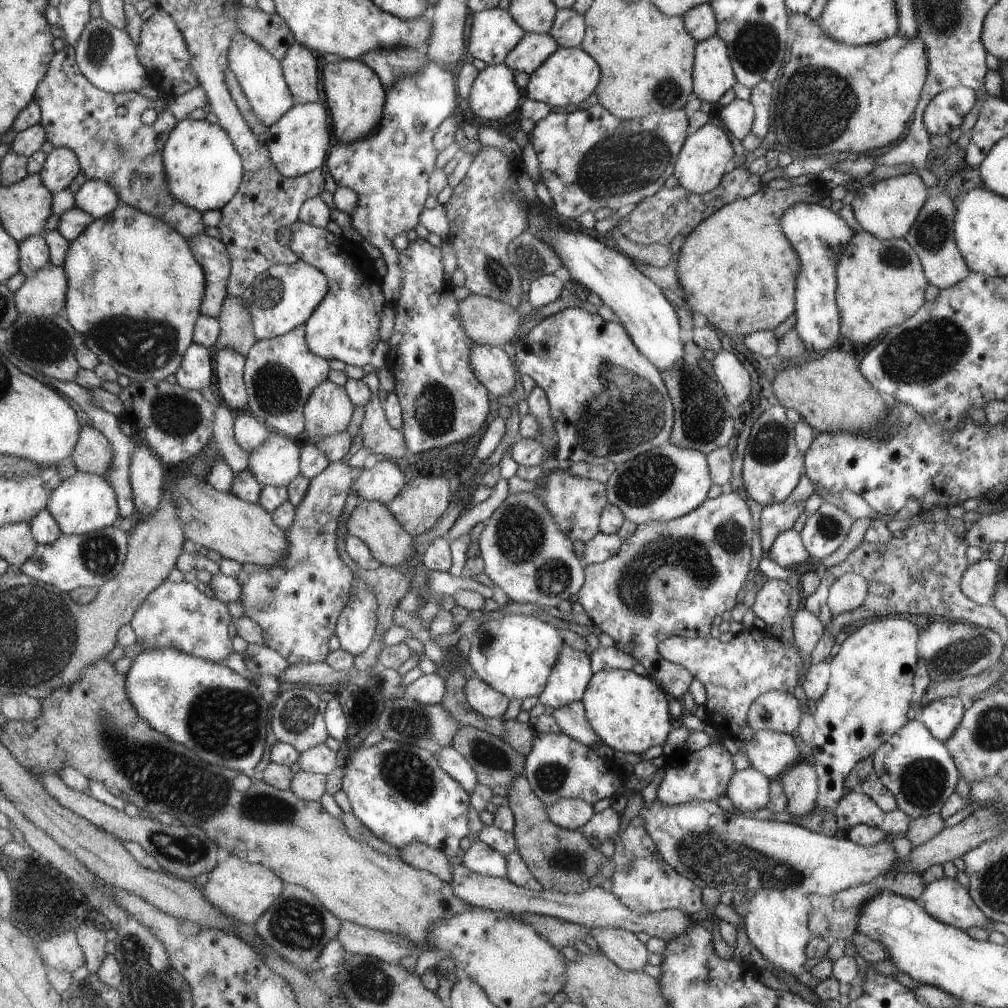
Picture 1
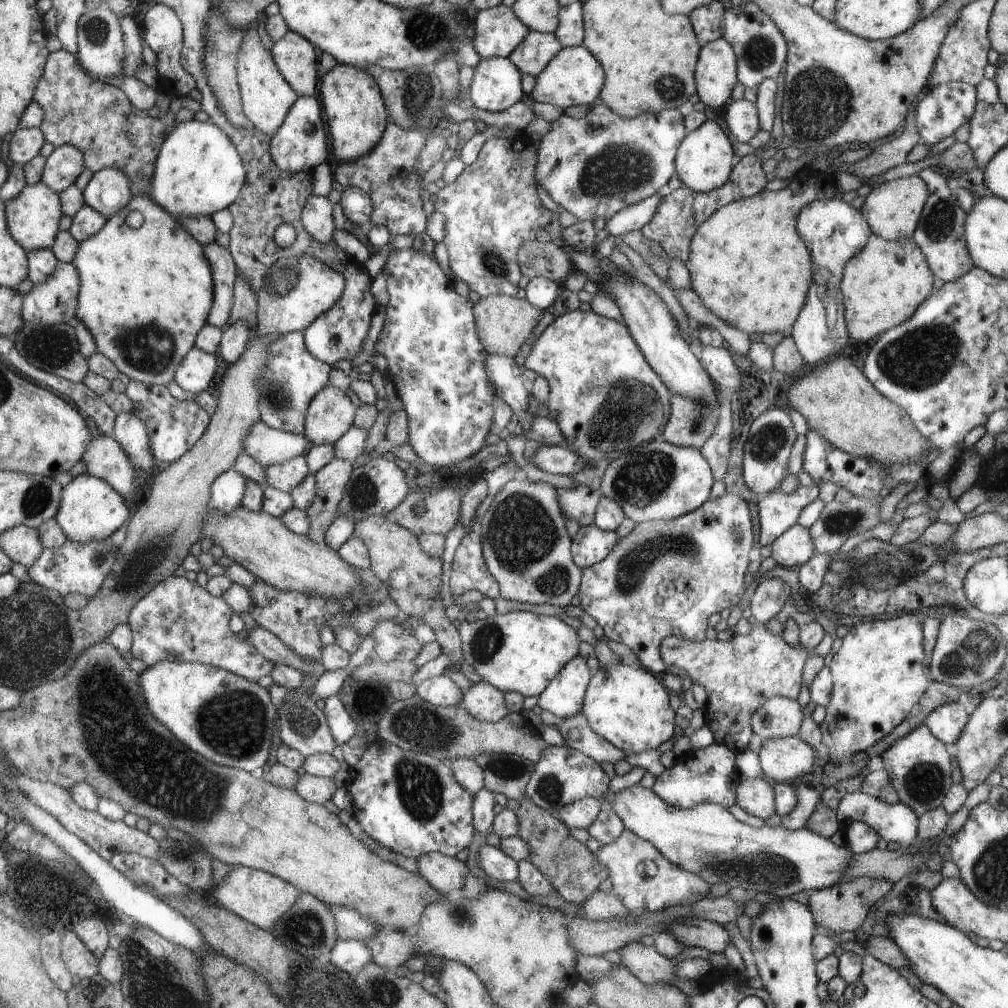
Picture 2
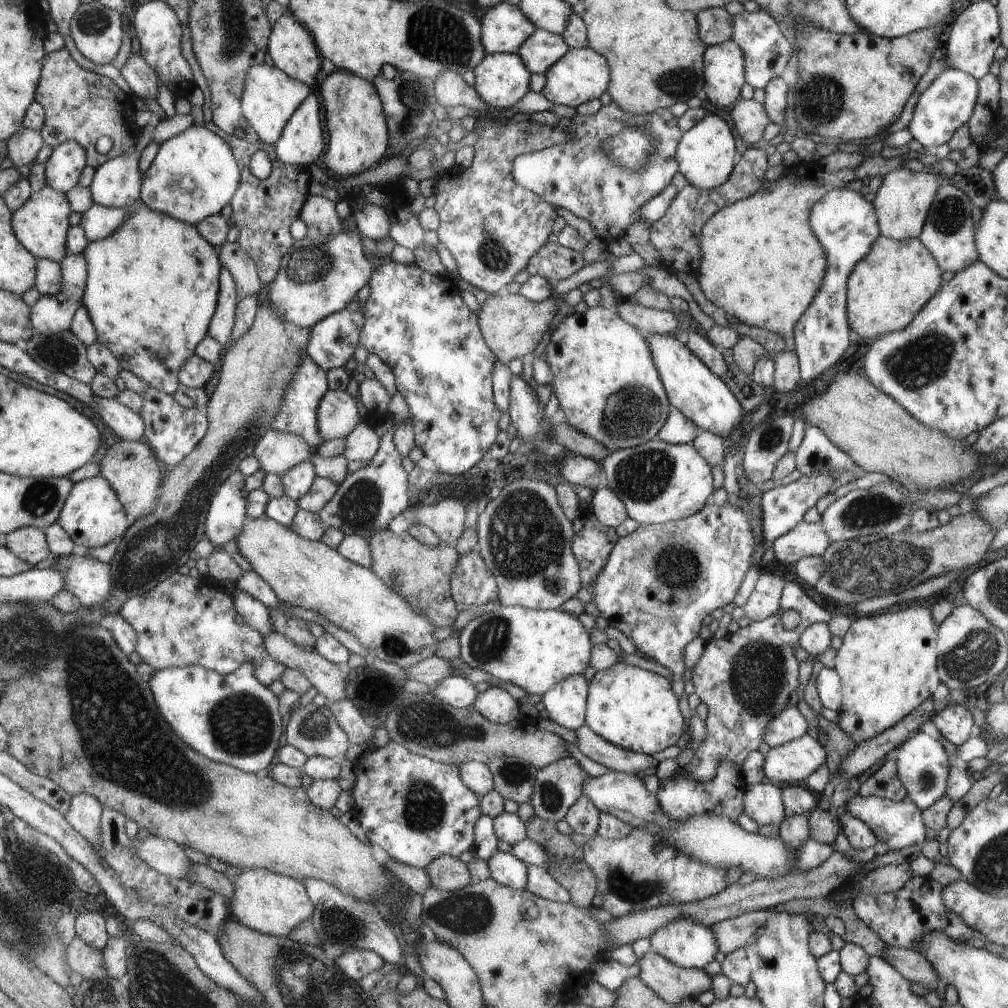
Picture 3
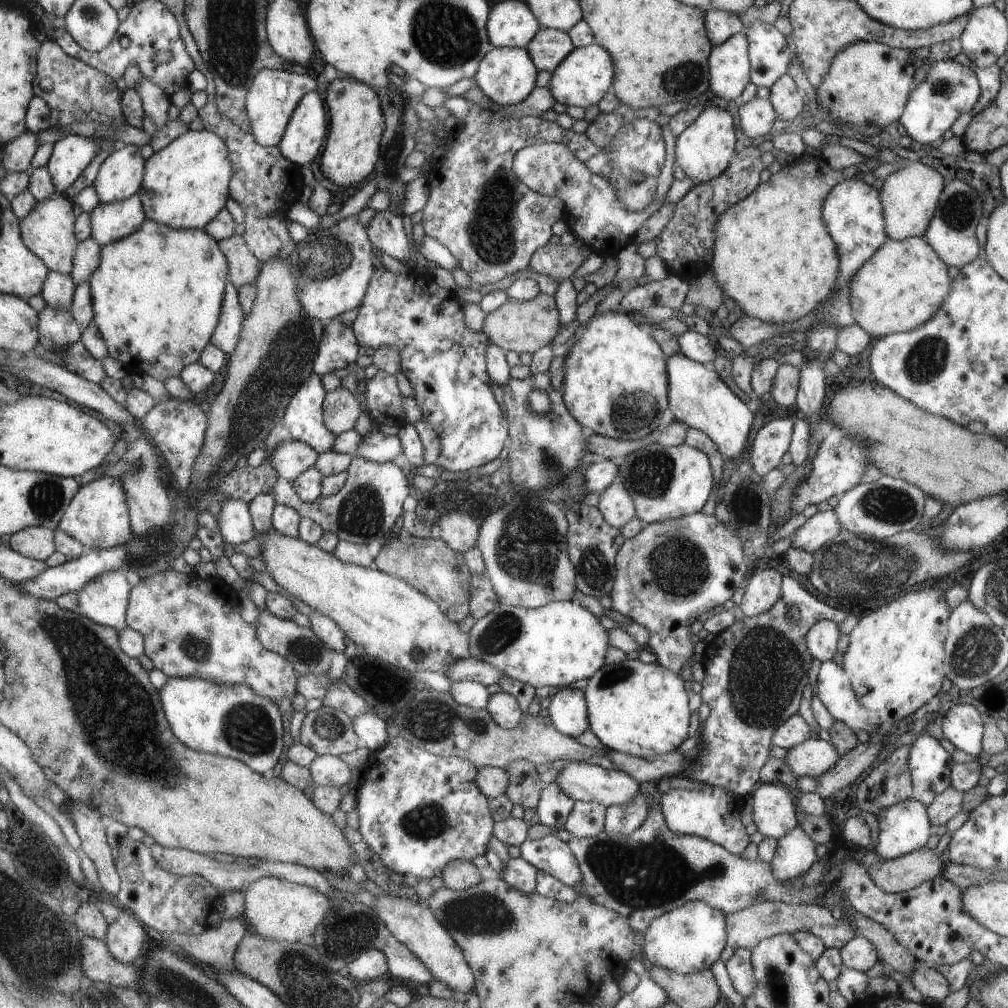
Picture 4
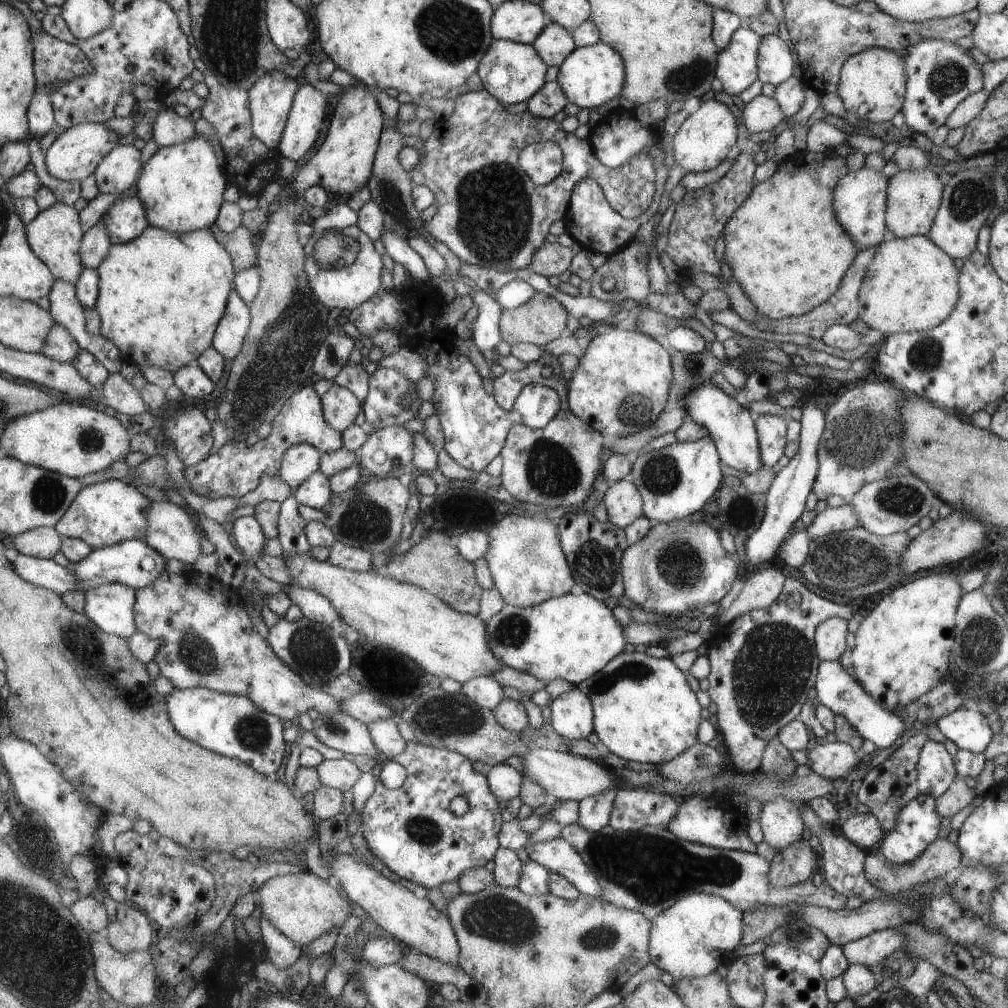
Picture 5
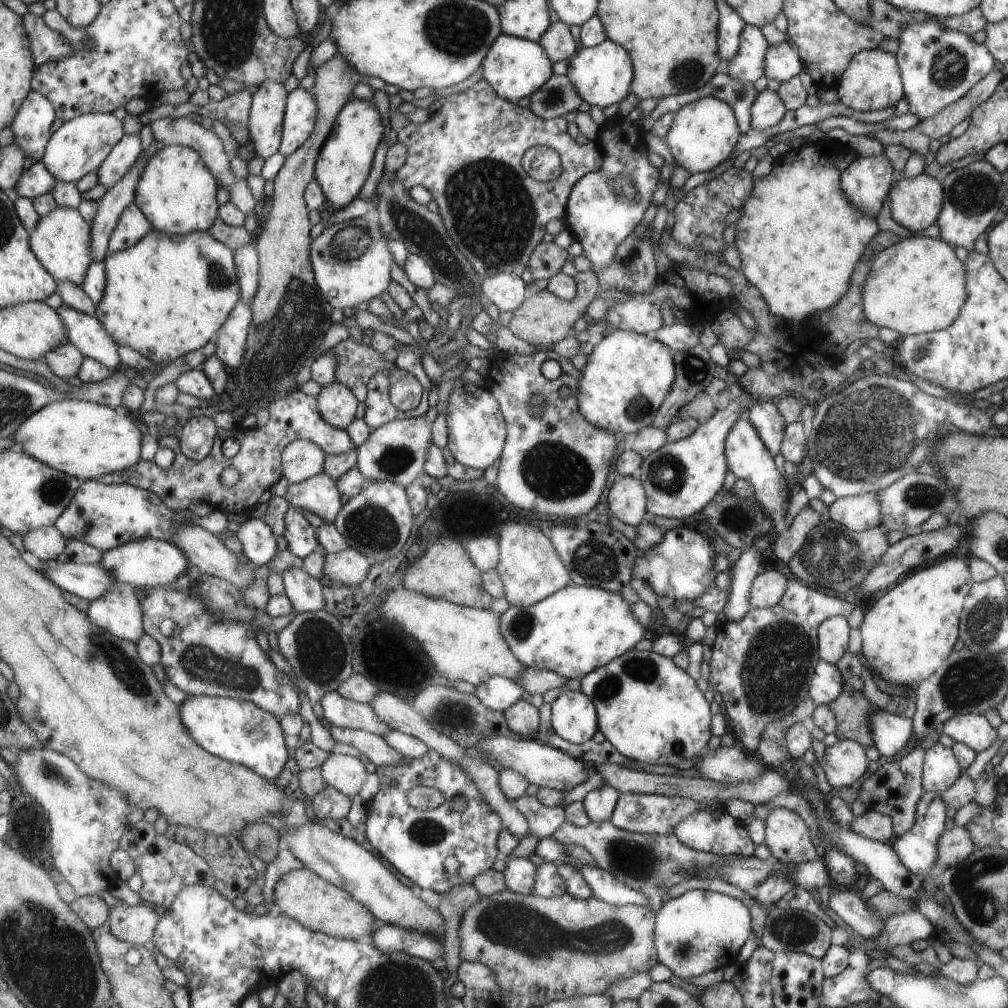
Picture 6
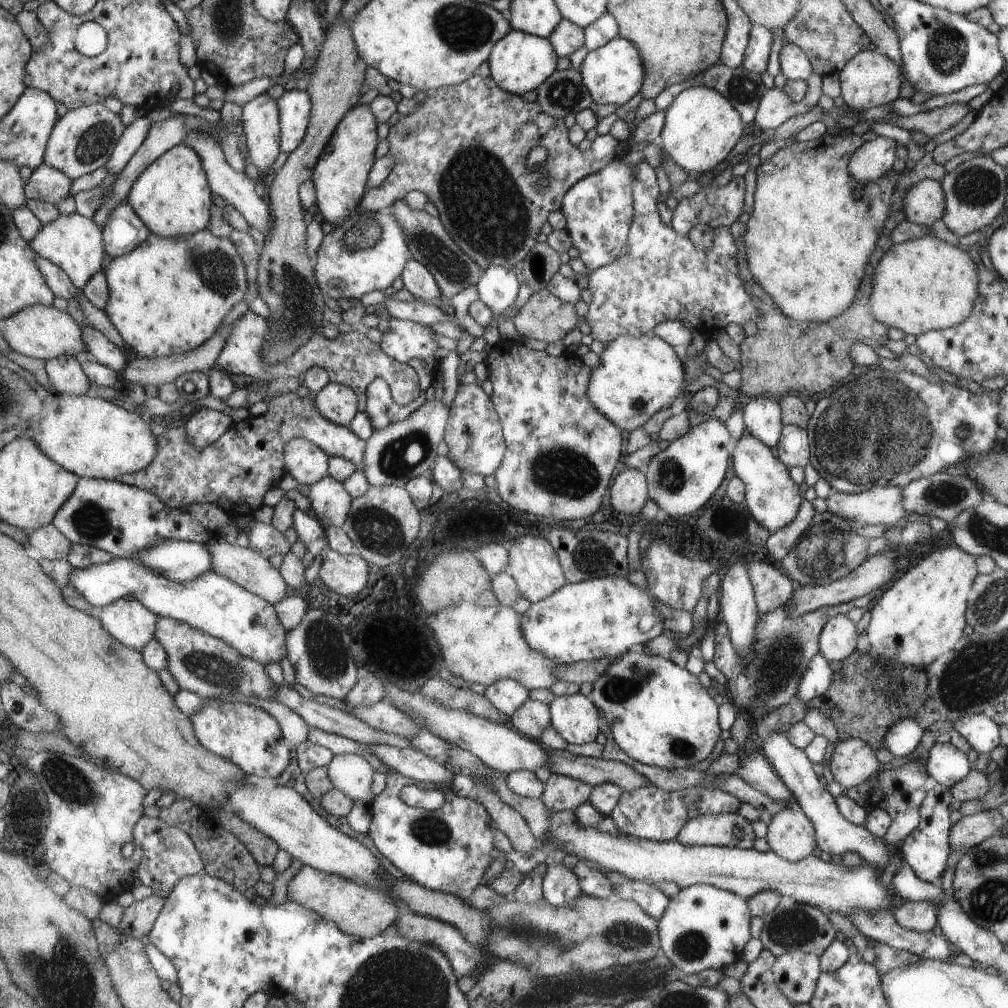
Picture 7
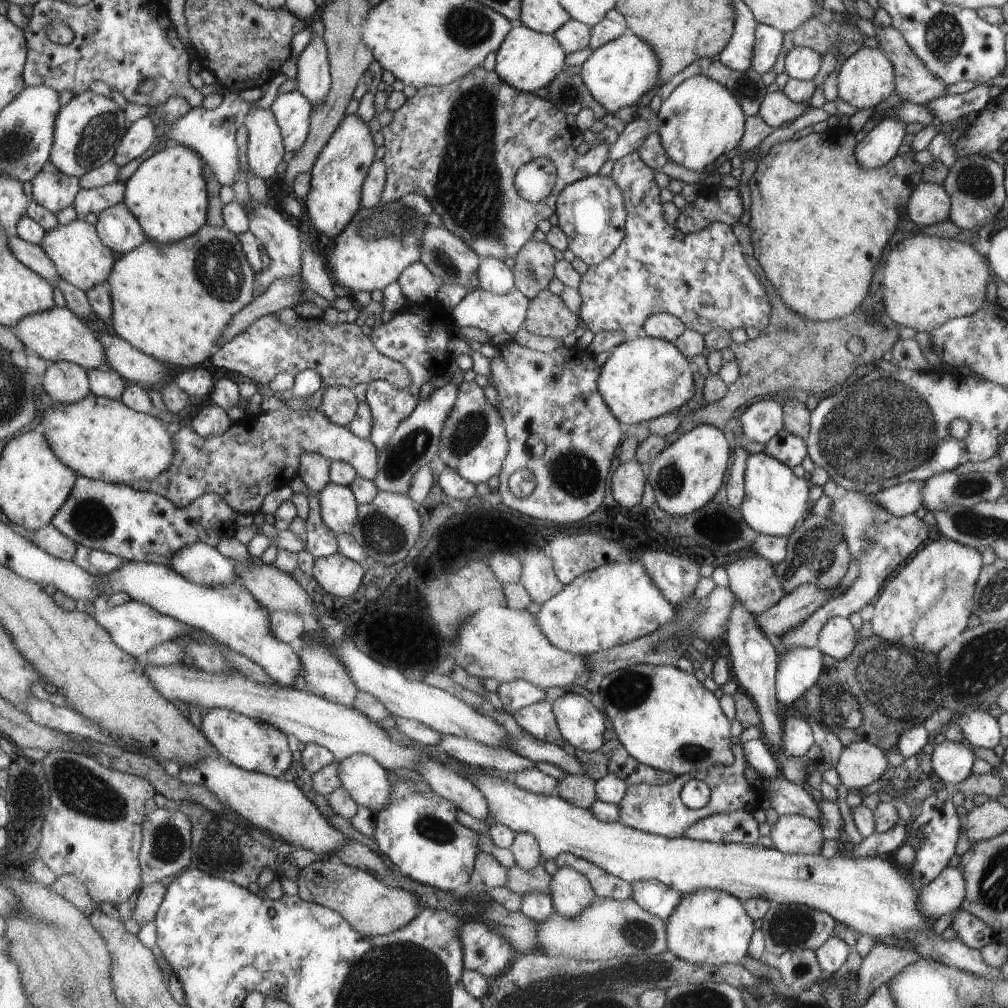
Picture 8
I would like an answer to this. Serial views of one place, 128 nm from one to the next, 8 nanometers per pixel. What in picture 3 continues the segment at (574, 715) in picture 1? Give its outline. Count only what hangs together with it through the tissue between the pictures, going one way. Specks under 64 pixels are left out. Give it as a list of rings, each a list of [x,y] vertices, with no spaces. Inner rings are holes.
[[[586,724],[578,728],[578,730],[574,730],[574,732],[580,752],[596,763],[610,768],[611,771],[636,775],[640,774],[642,770],[657,768],[659,764],[652,758],[652,755],[637,753],[610,744]]]

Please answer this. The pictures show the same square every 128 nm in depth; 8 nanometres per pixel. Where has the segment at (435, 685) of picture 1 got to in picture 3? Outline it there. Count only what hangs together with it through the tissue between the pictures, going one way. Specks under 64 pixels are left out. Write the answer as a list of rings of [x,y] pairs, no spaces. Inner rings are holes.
[[[459,675],[446,676],[436,684],[436,688],[429,691],[438,700],[450,704],[454,708],[466,708],[474,704],[474,698],[478,696],[475,684]]]

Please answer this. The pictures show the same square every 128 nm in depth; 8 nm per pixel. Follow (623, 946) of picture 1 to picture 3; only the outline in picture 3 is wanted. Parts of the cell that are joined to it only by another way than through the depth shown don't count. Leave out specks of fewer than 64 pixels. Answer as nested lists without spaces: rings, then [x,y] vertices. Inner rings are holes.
[[[651,950],[642,958],[636,958],[634,964],[639,978],[670,1004],[694,999],[712,989],[712,976],[704,969],[682,968]]]

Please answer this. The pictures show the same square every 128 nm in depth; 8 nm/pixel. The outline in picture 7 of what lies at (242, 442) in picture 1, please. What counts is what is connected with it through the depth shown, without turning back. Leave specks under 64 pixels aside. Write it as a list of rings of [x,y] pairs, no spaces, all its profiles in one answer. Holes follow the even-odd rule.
[[[295,439],[286,448],[286,469],[300,485],[314,485],[329,472],[331,460],[318,446],[305,440]]]

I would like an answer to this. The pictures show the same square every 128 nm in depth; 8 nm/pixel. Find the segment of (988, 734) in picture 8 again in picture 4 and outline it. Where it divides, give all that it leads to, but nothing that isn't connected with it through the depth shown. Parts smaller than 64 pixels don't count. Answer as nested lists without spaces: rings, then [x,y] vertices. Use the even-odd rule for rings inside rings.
[[[957,704],[943,713],[942,730],[958,750],[979,756],[982,752],[984,716],[974,706]]]

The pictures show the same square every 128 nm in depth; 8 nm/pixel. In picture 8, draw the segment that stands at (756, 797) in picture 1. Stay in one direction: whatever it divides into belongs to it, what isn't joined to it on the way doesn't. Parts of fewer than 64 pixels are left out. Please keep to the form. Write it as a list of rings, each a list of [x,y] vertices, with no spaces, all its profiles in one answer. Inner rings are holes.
[[[785,815],[772,826],[774,849],[786,854],[820,854],[825,836],[820,822],[799,815]]]

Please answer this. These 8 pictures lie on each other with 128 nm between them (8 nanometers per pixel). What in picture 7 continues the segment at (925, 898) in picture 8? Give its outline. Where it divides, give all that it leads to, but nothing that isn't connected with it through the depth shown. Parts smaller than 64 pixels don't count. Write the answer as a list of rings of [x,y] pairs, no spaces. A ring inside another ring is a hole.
[[[907,900],[900,908],[894,909],[893,914],[896,924],[907,930],[932,931],[939,920],[939,907],[928,900]]]

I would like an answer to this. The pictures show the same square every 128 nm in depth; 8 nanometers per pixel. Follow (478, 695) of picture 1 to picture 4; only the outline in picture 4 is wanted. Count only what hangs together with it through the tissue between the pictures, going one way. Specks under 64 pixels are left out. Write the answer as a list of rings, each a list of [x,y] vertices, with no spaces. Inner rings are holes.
[[[504,691],[492,694],[485,709],[494,722],[505,729],[516,728],[525,716],[516,698]]]

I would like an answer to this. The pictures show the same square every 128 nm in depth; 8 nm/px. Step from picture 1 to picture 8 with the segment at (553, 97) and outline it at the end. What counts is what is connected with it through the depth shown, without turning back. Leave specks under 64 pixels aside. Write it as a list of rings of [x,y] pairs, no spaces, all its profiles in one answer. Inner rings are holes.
[[[626,33],[590,54],[581,65],[582,80],[590,95],[606,113],[636,105],[645,94],[658,88],[661,82],[661,57],[646,40]]]

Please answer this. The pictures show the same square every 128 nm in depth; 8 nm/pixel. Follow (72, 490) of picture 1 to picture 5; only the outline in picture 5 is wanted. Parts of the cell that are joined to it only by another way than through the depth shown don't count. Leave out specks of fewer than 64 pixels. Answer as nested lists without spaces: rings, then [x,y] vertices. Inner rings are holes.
[[[112,479],[85,487],[56,527],[64,537],[85,540],[95,549],[132,539],[142,540],[149,532],[149,519],[146,516],[149,505],[150,499],[137,490],[134,483]]]

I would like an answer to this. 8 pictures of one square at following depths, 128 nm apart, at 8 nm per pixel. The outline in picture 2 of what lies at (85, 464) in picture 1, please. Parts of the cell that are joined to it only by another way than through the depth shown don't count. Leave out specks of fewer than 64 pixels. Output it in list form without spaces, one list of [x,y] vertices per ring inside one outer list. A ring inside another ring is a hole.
[[[102,433],[94,438],[83,461],[88,473],[109,481],[125,496],[128,503],[135,500],[137,506],[141,501],[141,493],[144,494],[145,489],[136,482],[136,468],[132,456],[116,437]]]

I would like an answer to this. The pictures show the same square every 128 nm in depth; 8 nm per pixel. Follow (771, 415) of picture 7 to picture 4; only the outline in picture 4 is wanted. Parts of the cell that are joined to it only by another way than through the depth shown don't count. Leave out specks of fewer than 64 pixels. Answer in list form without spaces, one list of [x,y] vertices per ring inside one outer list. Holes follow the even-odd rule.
[[[794,417],[776,418],[766,425],[762,426],[752,440],[752,449],[748,453],[748,460],[751,469],[759,476],[766,476],[768,472],[773,471],[780,466],[782,456],[788,450],[788,444],[792,443],[792,426],[794,426]]]

